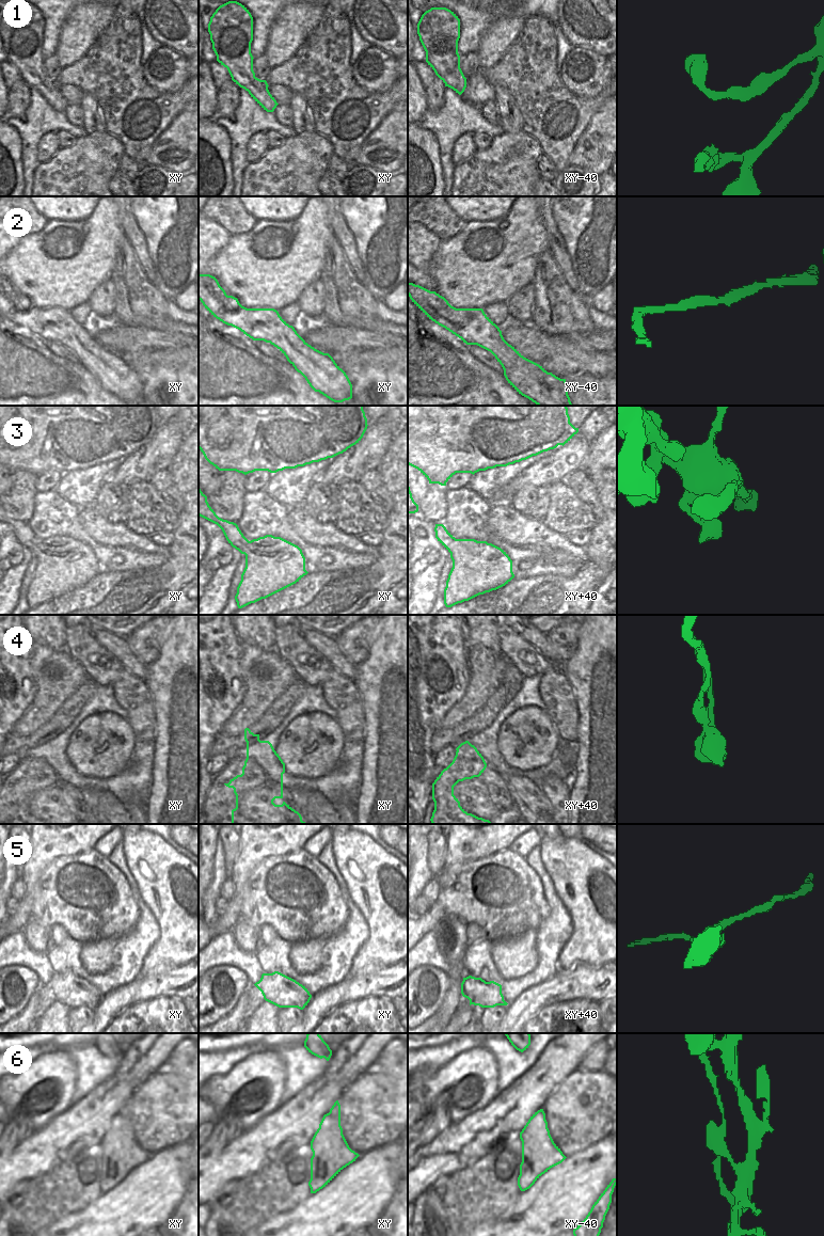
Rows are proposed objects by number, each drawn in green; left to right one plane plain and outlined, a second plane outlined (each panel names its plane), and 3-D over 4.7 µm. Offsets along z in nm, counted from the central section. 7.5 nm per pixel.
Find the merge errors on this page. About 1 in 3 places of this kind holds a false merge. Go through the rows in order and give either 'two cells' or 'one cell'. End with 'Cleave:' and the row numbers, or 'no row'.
1: one cell
2: one cell
3: one cell
4: two cells
5: two cells
6: two cells
Cleave: 4, 5, 6

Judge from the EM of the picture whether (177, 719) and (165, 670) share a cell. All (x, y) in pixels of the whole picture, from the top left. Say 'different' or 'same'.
same

